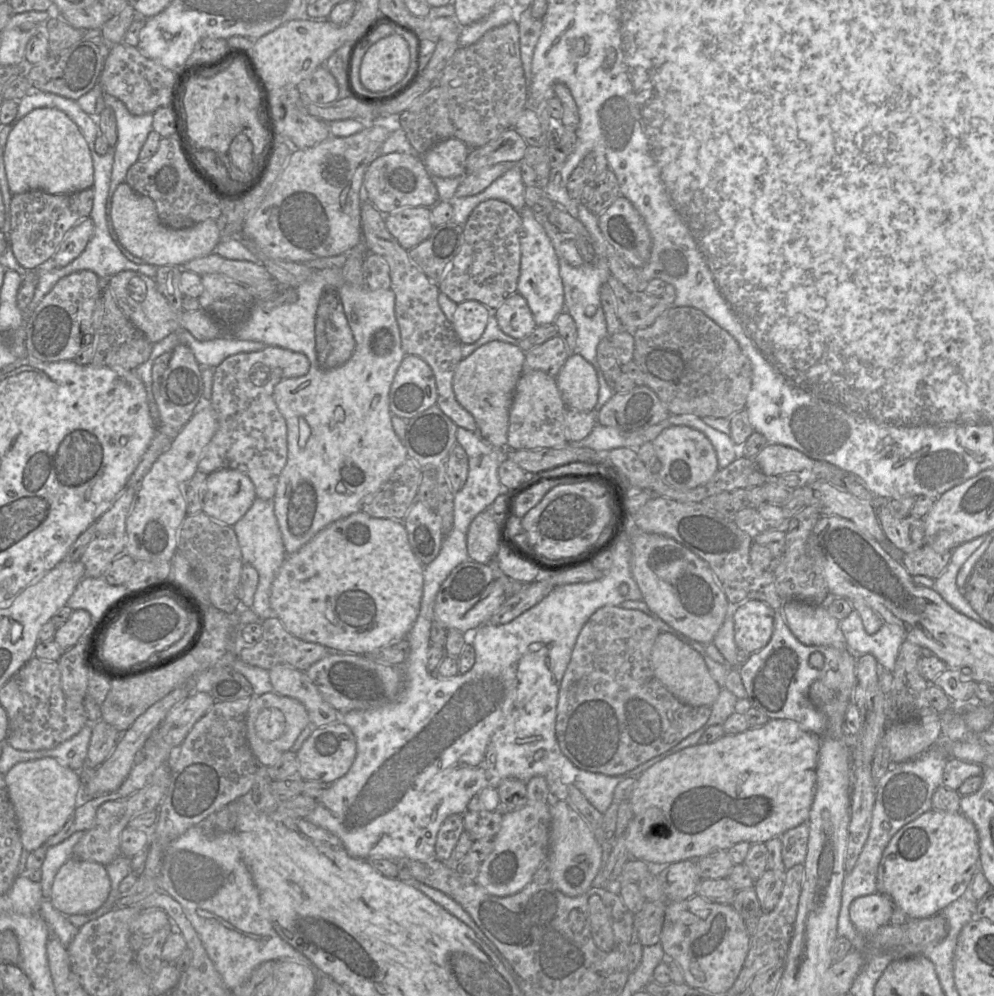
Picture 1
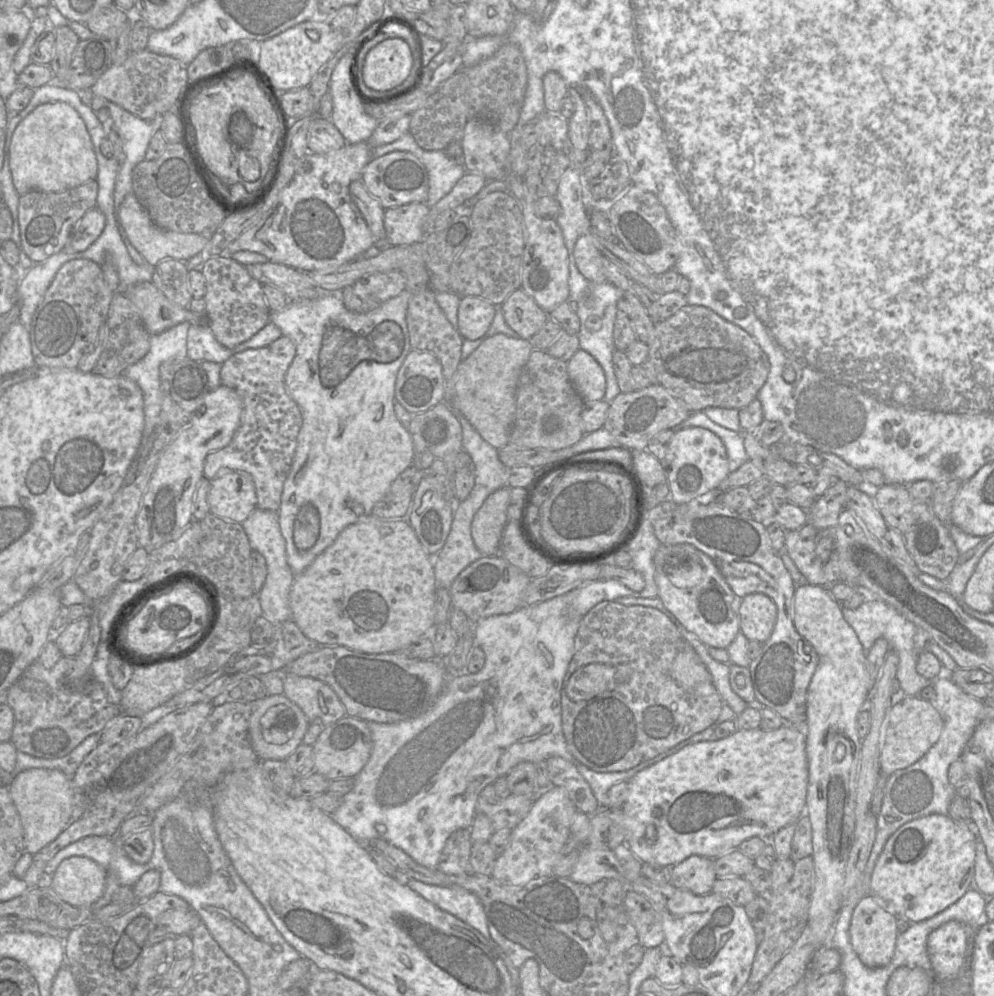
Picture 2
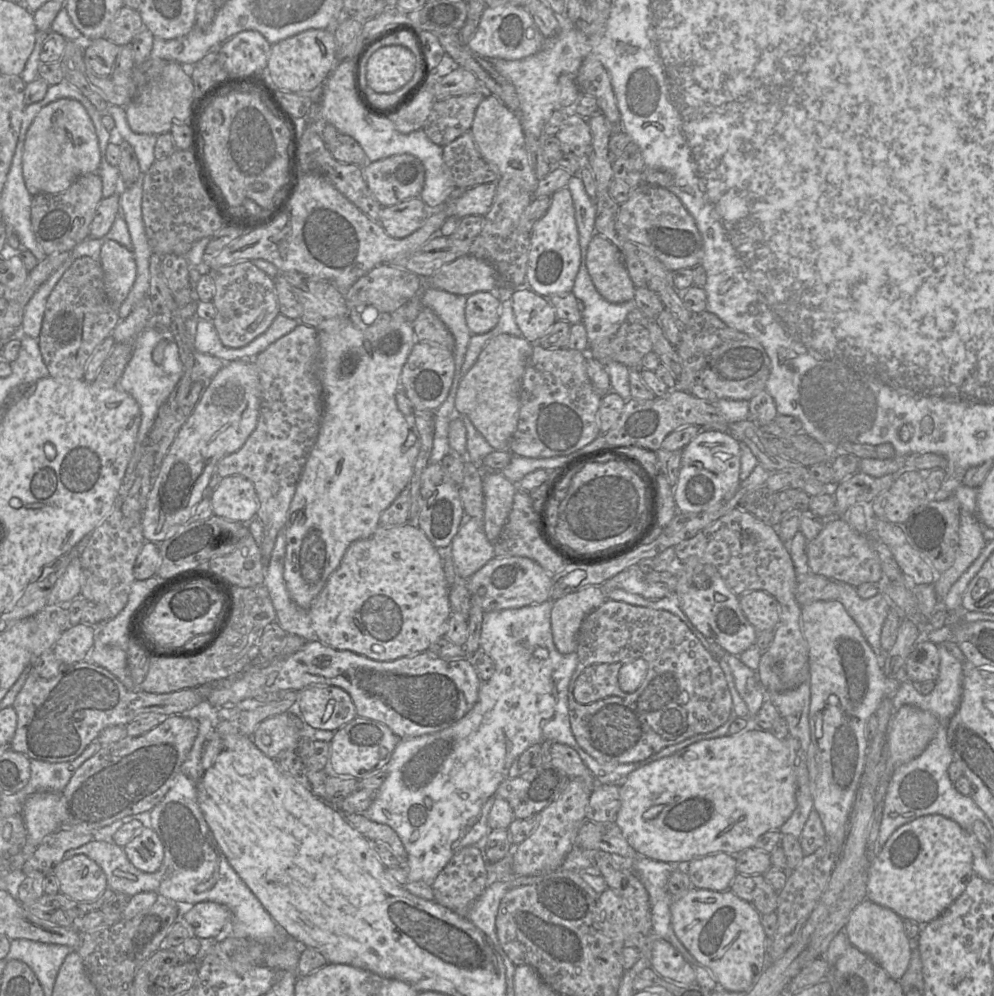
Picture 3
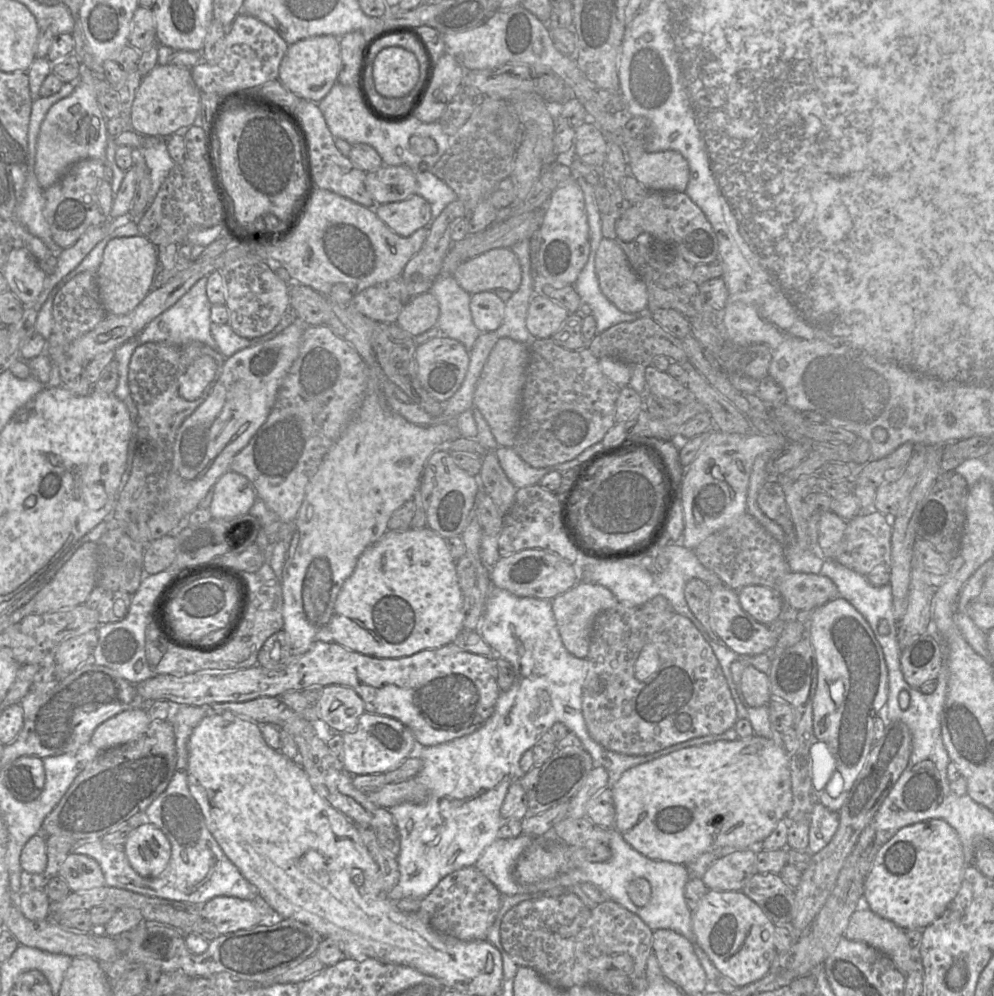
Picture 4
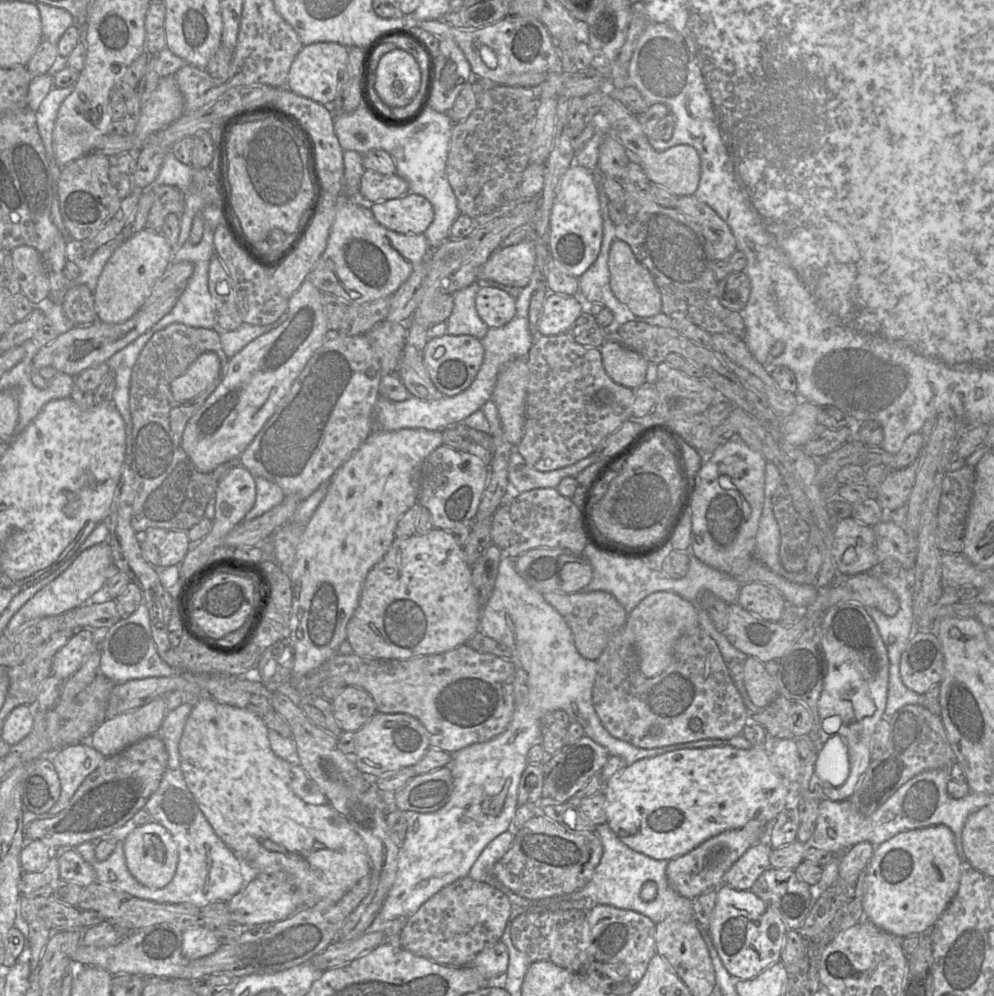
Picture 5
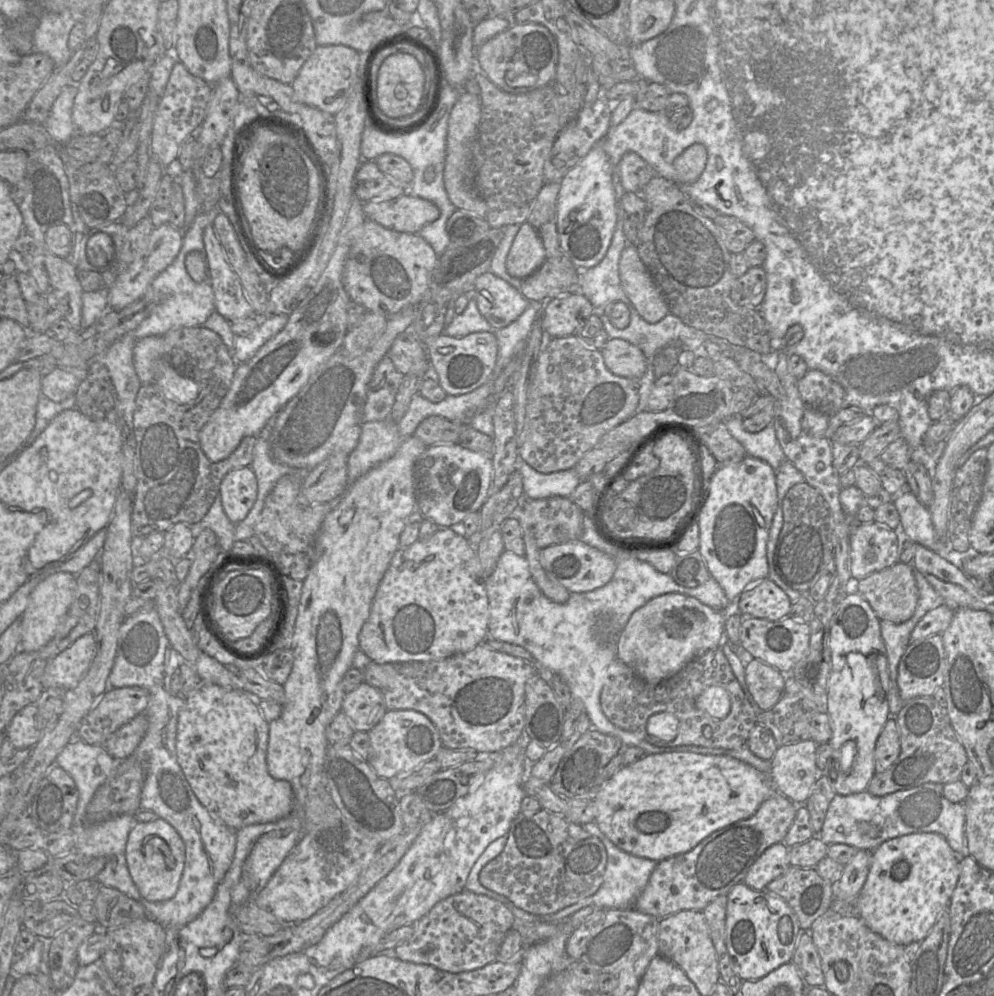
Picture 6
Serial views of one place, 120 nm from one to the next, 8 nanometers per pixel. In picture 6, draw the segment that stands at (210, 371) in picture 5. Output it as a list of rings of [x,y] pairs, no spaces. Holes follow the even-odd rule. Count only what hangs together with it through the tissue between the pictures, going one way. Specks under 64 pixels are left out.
[[[147,336],[135,343],[133,363],[140,382],[155,383],[167,398],[177,403],[194,401],[200,392],[198,383],[178,372],[166,359],[166,353],[163,336]]]

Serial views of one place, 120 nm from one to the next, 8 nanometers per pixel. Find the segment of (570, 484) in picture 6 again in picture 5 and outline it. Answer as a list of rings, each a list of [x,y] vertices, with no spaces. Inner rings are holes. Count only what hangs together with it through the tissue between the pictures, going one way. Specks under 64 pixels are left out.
[[[514,446],[508,465],[510,488],[515,494],[538,488],[556,488],[563,478],[575,477],[597,461],[599,461],[599,457],[593,452],[572,465],[543,472],[530,467]]]

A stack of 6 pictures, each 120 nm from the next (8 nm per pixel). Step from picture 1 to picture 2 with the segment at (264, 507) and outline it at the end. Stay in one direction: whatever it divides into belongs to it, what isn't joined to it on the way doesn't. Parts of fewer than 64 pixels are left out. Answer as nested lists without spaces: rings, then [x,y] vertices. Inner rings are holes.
[[[256,507],[241,524],[252,550],[261,553],[266,560],[267,576],[263,587],[258,593],[262,616],[271,623],[292,620],[289,594],[295,574],[287,562],[286,541],[280,530],[278,512]]]

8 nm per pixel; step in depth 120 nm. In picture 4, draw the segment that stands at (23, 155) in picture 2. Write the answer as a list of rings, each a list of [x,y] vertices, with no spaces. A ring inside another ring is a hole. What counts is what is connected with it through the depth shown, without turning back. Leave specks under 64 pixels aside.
[[[78,80],[74,91],[53,104],[40,127],[34,171],[39,185],[45,190],[56,183],[74,163],[83,159],[106,161],[107,121],[94,92]]]

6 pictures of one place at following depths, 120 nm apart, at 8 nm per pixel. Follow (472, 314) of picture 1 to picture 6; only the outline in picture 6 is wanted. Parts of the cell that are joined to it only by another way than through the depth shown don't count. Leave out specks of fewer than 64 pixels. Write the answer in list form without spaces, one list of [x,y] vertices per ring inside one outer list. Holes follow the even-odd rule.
[[[487,271],[477,277],[470,296],[474,297],[481,315],[486,319],[493,330],[508,326],[530,305],[530,302],[522,295],[520,290],[496,276],[491,271]]]

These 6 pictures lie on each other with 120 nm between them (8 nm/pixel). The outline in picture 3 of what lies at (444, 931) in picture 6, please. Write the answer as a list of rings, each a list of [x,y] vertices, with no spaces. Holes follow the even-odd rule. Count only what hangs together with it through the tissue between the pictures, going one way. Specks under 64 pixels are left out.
[[[467,846],[458,850],[433,881],[434,901],[439,905],[466,917],[471,905],[490,885],[486,860],[480,846]]]

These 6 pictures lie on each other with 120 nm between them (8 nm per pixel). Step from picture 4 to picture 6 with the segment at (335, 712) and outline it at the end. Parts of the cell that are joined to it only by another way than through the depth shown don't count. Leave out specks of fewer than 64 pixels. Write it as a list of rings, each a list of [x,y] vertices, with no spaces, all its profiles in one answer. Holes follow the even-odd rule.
[[[366,682],[345,694],[341,710],[349,718],[355,731],[367,732],[387,712],[381,692]]]

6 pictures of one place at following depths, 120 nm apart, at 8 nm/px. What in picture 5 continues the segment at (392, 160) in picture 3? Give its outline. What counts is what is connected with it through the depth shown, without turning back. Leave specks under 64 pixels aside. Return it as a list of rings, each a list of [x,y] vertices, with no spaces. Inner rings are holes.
[[[365,170],[360,181],[359,199],[367,204],[399,198],[410,192],[406,179],[399,174],[384,175]]]

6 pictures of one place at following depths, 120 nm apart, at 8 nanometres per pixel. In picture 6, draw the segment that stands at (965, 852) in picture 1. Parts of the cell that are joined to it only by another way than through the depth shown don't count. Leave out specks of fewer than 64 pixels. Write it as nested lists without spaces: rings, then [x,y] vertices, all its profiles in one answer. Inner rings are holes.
[[[912,833],[887,840],[872,851],[871,866],[858,894],[859,917],[884,939],[906,946],[921,942],[930,932],[941,913],[948,908],[960,875],[959,856],[938,833]]]

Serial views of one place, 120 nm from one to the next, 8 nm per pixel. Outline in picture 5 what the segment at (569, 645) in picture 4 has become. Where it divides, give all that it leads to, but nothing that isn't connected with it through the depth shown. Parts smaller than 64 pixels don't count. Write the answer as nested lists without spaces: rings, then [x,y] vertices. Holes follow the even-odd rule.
[[[580,591],[572,594],[549,592],[542,595],[566,621],[578,653],[589,660],[596,661],[600,657],[611,637],[623,629],[627,620],[627,612],[623,606],[605,591]]]

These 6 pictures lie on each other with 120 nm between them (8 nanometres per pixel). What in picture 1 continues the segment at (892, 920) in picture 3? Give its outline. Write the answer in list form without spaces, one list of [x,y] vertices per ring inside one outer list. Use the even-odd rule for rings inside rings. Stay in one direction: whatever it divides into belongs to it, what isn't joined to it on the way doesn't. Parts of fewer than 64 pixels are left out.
[[[876,892],[854,900],[849,908],[850,918],[860,933],[870,936],[890,923],[895,907],[889,897]]]

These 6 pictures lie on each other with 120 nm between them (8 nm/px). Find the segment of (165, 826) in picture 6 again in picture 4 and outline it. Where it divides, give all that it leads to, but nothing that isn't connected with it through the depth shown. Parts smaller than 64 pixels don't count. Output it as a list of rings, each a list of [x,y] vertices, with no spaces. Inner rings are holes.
[[[150,822],[134,829],[123,848],[131,867],[145,878],[160,876],[171,858],[168,838]]]

